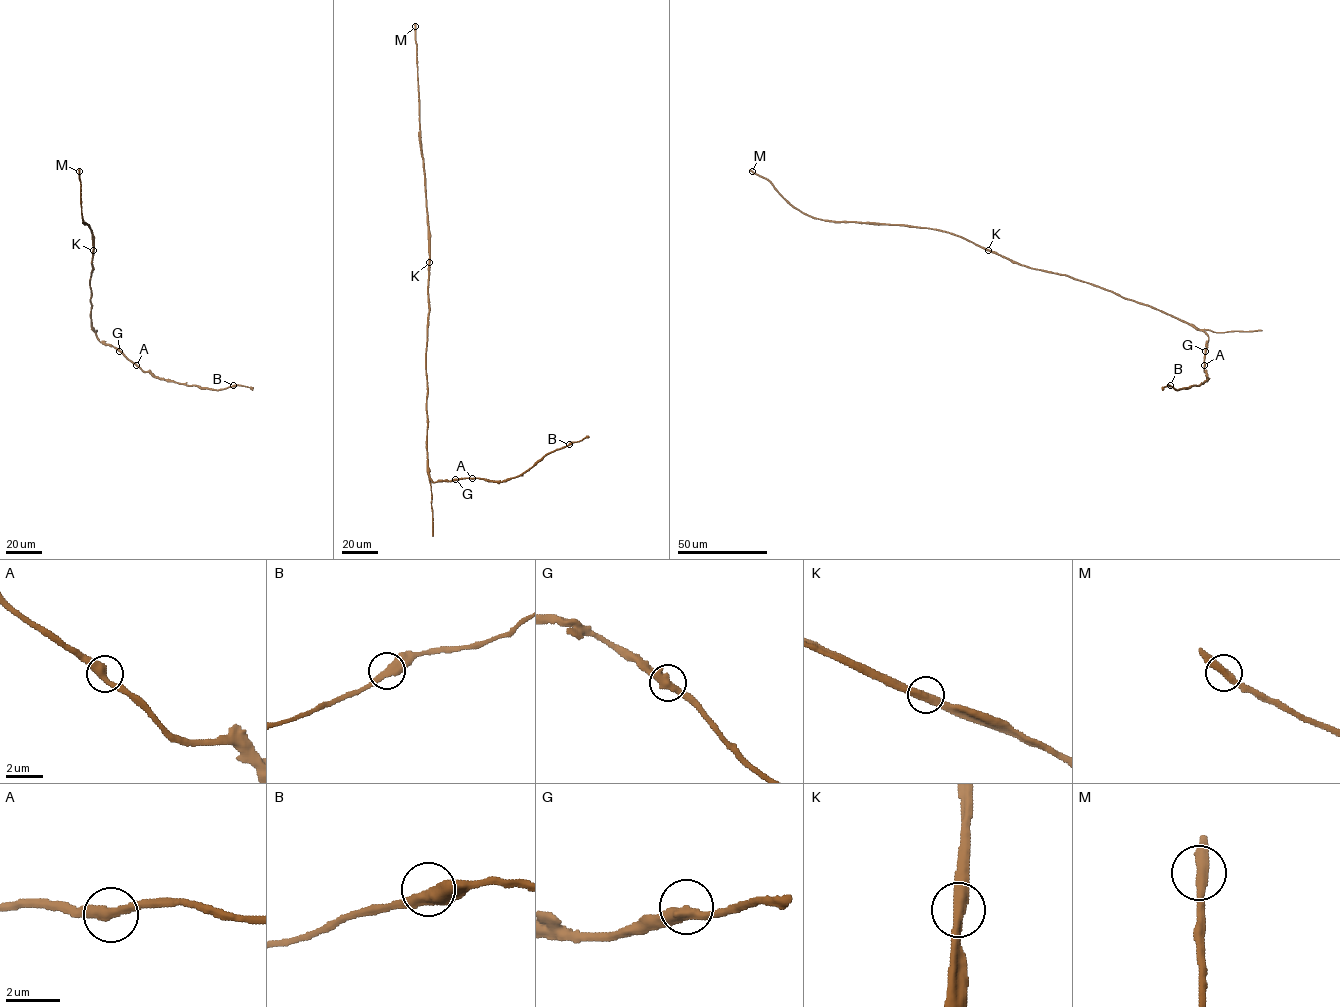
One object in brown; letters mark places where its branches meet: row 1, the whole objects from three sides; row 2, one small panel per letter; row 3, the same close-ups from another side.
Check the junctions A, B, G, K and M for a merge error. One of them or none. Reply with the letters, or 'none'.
K

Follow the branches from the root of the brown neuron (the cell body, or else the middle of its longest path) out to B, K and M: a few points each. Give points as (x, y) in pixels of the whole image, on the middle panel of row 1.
B: (427, 342), (427, 468), (433, 482), (477, 478), (504, 482), (521, 475), (546, 455), (569, 444)
K: (427, 342), (429, 262)
M: (427, 342), (429, 237), (415, 26)

